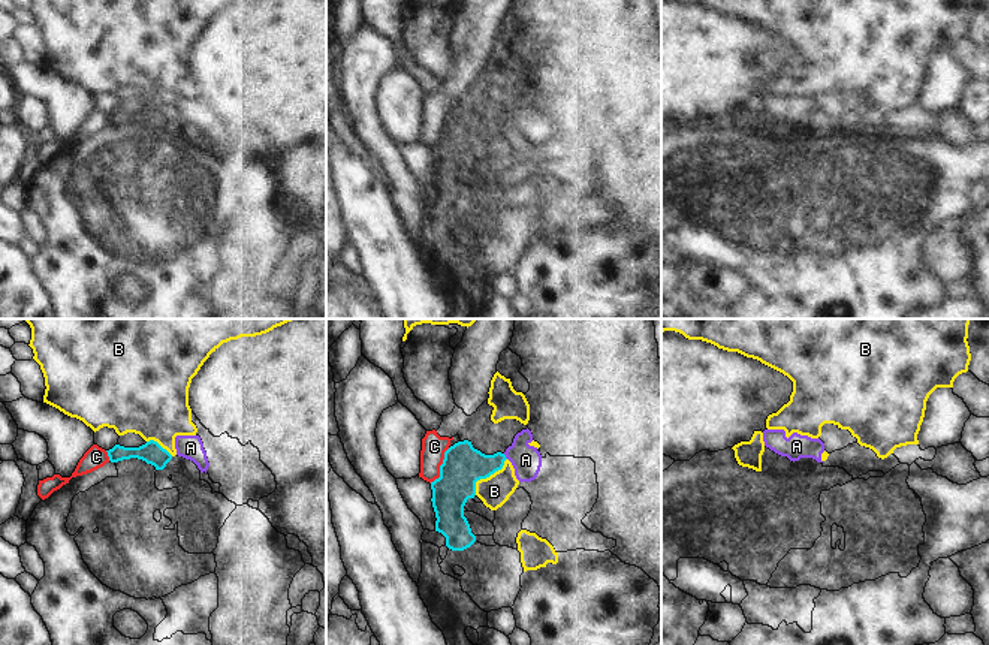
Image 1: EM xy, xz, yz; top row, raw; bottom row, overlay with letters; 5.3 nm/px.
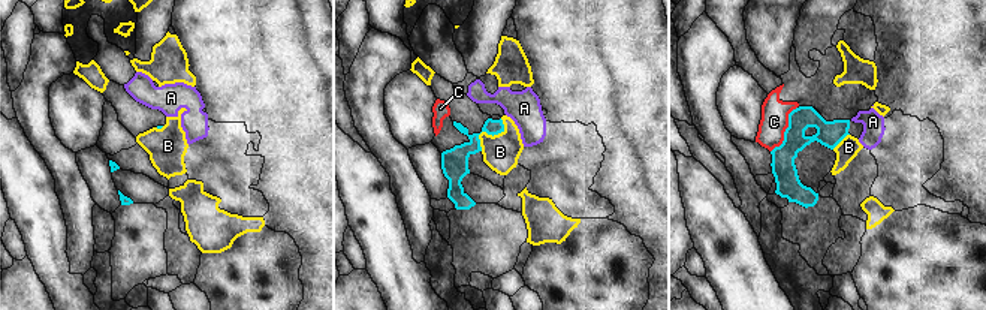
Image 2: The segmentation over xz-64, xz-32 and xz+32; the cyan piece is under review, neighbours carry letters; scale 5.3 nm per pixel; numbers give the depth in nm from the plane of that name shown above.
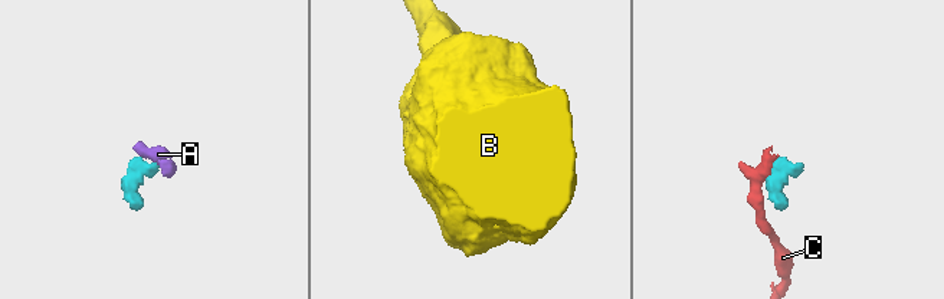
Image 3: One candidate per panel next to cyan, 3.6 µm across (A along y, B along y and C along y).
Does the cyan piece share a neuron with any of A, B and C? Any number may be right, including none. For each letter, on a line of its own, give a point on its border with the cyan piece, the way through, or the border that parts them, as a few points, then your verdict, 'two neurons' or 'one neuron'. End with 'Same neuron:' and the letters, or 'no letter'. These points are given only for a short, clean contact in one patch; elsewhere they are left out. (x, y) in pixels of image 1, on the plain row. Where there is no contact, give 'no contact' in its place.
A: meets cyan in xz at (504, 121); border along xz (503, 118), (507, 123); two neurons
B: meets cyan in xz at (487, 141); two neurons
C: meets cyan in xz at (440, 132); border along xz (449, 112), (445, 117), (440, 139), (430, 147); two neurons
Same neuron: no letter

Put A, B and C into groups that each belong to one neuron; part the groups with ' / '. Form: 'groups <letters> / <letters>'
groups A B / C

